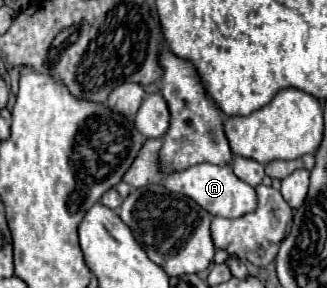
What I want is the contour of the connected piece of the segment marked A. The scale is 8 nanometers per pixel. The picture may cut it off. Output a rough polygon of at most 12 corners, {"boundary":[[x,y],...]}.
{"boundary":[[200,162],[170,172],[164,186],[212,216],[238,218],[256,192],[232,164]]}

